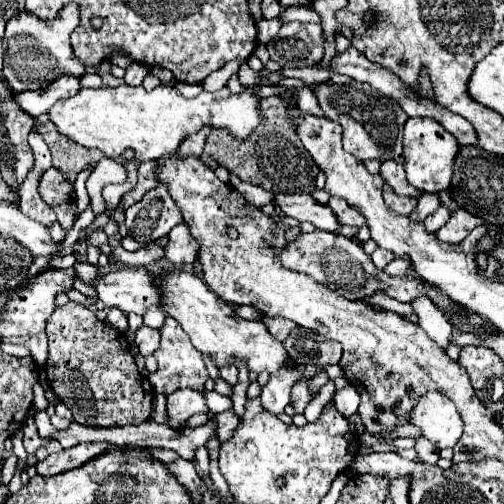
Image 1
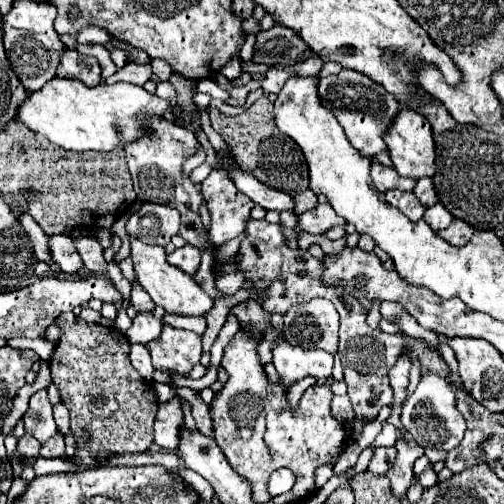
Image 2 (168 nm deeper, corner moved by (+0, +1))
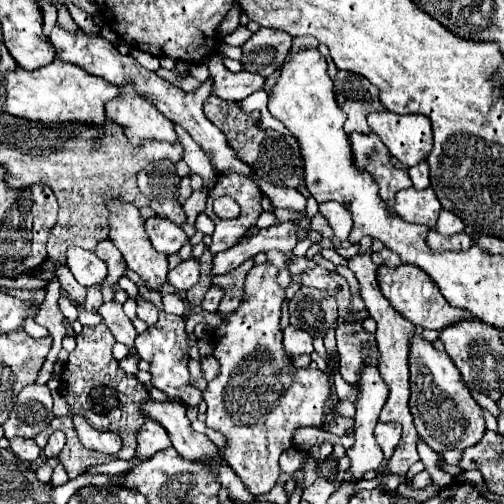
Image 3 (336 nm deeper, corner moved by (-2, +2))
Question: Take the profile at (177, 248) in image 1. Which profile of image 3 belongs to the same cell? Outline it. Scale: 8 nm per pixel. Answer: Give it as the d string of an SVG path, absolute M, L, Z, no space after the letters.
M196 258L184 260L180 266L168 272L168 282L176 290L190 290L200 280L200 264Z

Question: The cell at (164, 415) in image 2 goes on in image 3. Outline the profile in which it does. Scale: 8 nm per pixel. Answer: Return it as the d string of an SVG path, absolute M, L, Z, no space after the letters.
M148 420L140 428L136 440L138 440L138 446L136 446L136 458L138 460L148 460L156 452L172 446L170 440L168 440L168 432L160 424L154 424L152 420Z

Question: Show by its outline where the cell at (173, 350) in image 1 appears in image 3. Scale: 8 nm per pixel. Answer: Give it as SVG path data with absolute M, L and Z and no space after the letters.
M160 312L160 318L156 326L148 328L144 334L136 338L136 350L142 360L150 364L152 374L152 386L162 390L168 398L182 400L188 408L198 406L202 402L200 390L190 386L190 374L188 374L188 332L184 328L182 316L174 316L168 312Z

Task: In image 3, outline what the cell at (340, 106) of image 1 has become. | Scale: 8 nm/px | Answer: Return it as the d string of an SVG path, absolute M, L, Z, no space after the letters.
M340 70L334 80L334 90L336 90L338 106L348 116L344 122L344 132L370 134L372 130L366 122L366 116L368 116L368 112L382 110L382 104L378 98L378 88L360 74Z

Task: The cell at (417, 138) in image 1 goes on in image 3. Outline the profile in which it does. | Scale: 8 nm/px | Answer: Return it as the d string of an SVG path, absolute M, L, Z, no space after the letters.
M380 110L368 114L368 126L380 136L390 154L408 168L426 160L432 150L432 128L426 116L402 116Z

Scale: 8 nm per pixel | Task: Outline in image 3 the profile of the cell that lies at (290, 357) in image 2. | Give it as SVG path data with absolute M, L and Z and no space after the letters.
M288 326L284 328L284 348L288 352L288 356L296 358L300 354L312 354L312 336L308 336L308 332L304 332L302 328L296 326Z

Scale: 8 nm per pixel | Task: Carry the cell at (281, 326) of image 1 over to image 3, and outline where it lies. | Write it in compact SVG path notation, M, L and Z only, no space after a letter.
M246 260L234 272L228 272L228 274L222 274L222 276L212 276L212 286L218 286L218 288L224 290L224 296L222 296L222 302L220 302L220 308L218 308L220 312L228 314L234 308L238 308L238 304L242 300L242 290L244 290L244 278L246 278L246 272L252 266L254 266L254 262Z

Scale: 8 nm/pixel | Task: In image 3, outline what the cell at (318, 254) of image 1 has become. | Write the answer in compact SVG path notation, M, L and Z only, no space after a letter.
M400 264L396 268L388 268L388 266L380 266L378 272L378 282L382 288L382 294L388 298L388 302L404 316L408 318L414 326L418 328L434 328L434 330L442 330L458 320L464 318L472 318L470 312L460 310L460 308L452 308L444 296L440 296L440 290L436 288L436 284L432 284L432 280L428 280L428 274L422 272L422 268L416 268L414 264Z

